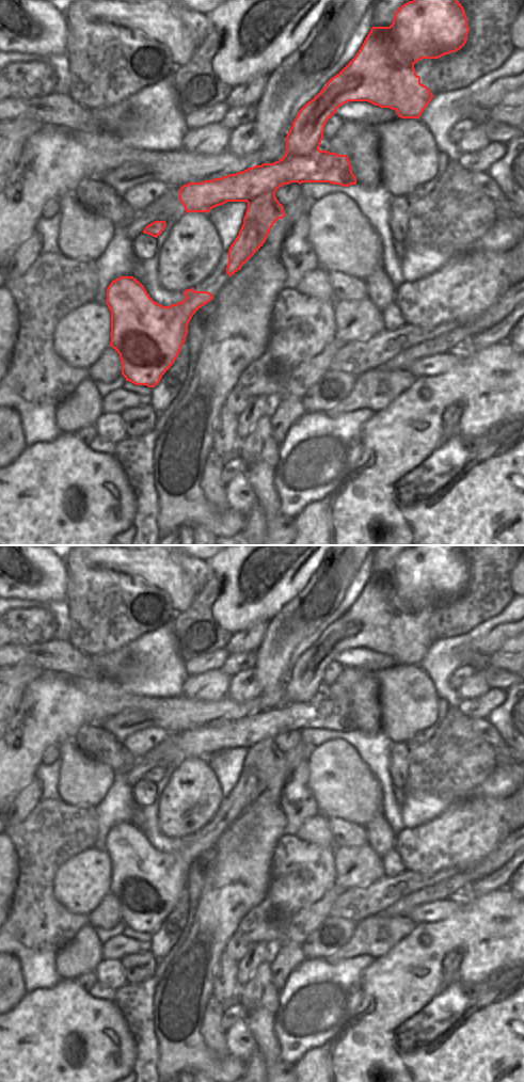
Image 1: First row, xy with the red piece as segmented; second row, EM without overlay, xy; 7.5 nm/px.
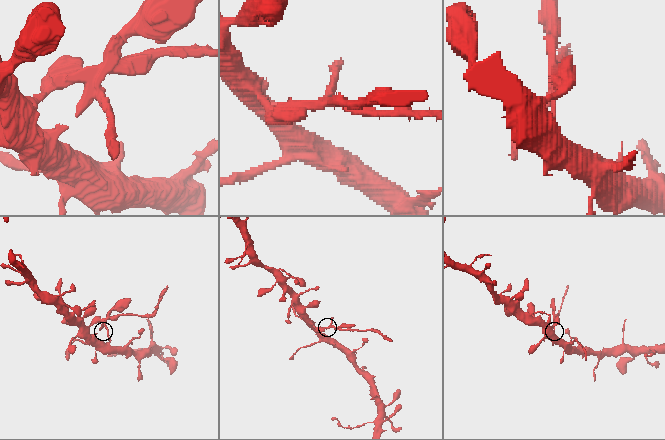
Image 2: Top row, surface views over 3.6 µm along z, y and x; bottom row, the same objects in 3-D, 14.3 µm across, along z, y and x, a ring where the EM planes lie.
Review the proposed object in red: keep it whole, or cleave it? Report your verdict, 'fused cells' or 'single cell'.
fused cells

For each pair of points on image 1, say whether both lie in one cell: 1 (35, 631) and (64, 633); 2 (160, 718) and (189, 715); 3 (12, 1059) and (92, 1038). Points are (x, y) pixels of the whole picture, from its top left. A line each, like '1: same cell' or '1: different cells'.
1: different cells
2: same cell
3: same cell

